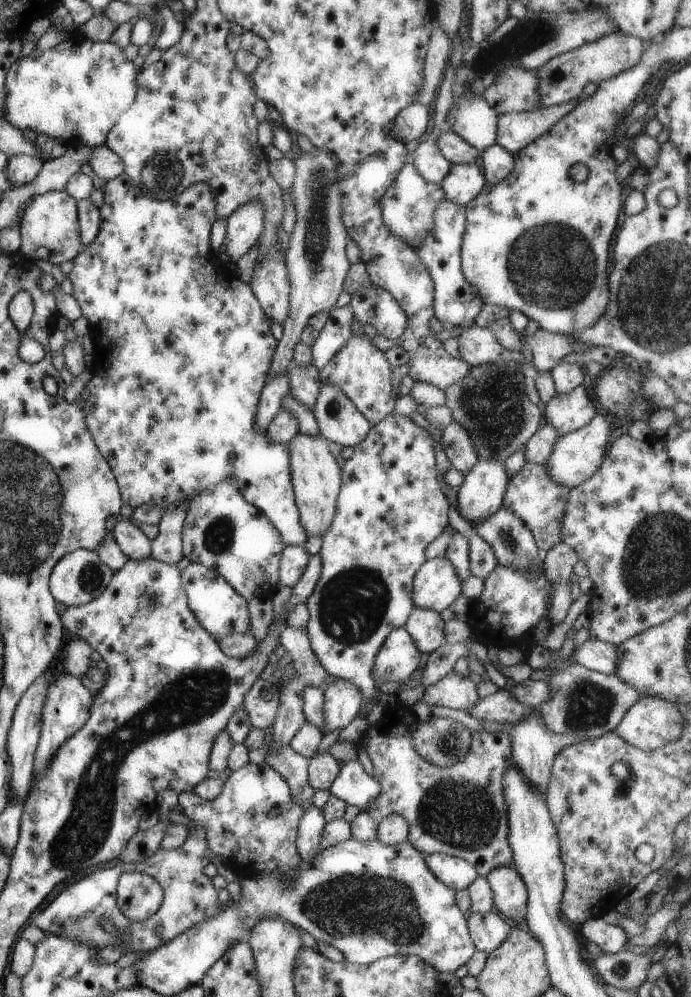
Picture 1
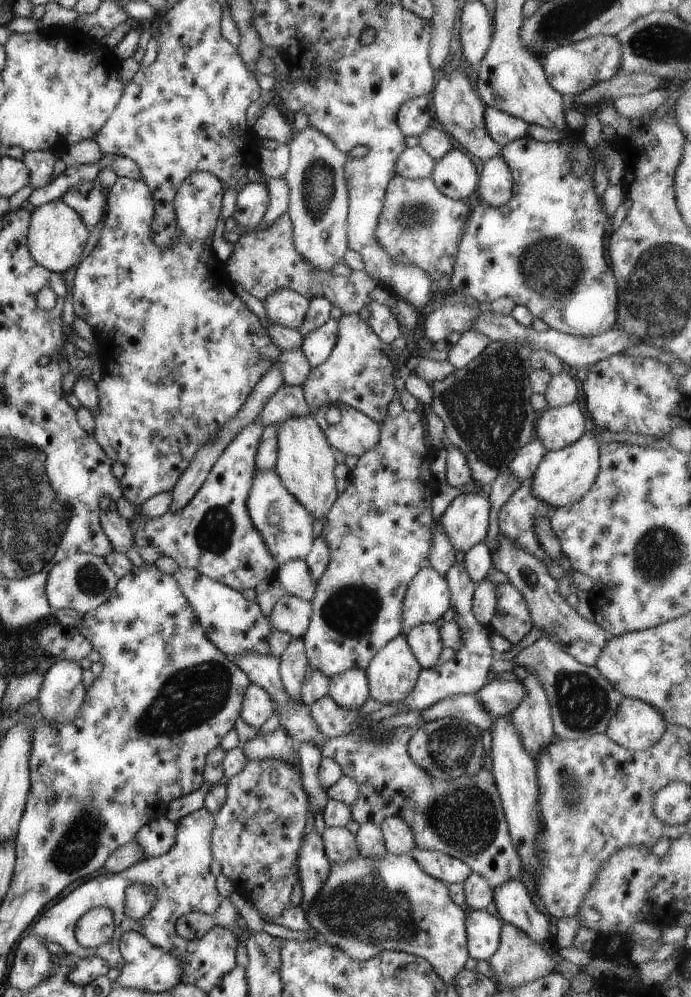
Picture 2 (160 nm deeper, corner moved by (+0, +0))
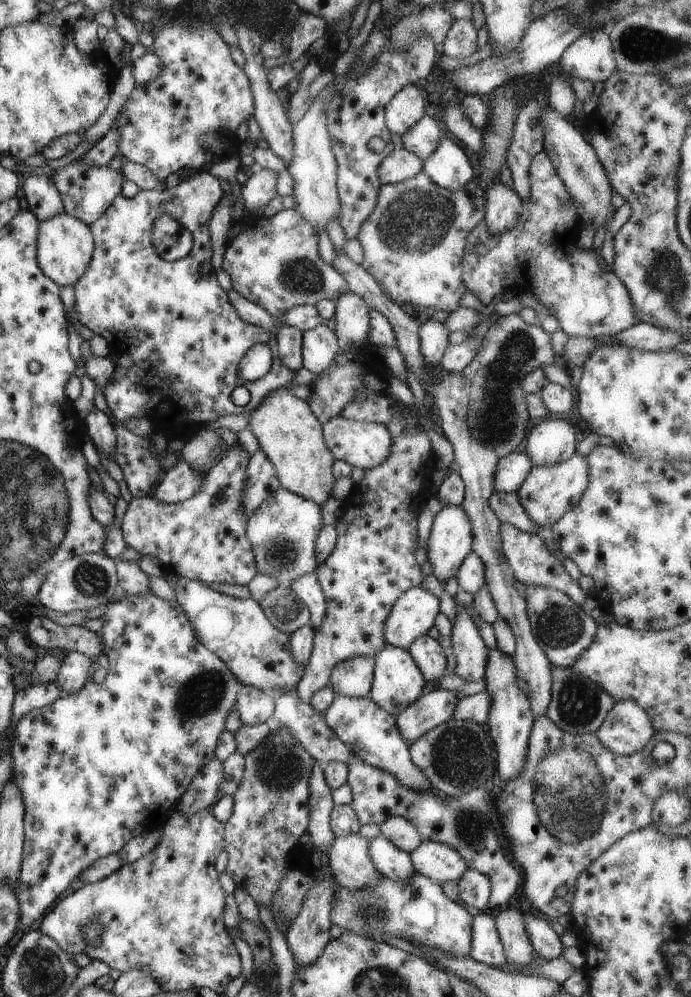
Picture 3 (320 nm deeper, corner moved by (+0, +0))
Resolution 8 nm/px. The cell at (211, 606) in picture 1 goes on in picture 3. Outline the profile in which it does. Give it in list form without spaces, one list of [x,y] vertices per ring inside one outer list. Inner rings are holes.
[[[179,577],[172,589],[176,596],[175,602],[185,613],[196,639],[223,661],[241,684],[265,692],[295,688],[303,676],[306,662],[294,661],[288,643],[289,635],[278,631],[265,618],[257,601],[223,595],[204,583],[185,577]]]

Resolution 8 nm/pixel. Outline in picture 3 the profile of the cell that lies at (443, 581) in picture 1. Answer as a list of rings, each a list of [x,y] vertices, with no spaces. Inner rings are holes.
[[[412,586],[397,598],[384,620],[384,642],[406,649],[417,637],[426,634],[438,612],[439,599],[418,586]]]

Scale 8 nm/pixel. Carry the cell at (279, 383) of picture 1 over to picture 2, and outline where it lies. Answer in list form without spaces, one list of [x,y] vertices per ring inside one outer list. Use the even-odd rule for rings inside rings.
[[[255,418],[244,426],[225,447],[221,456],[213,463],[211,470],[189,499],[189,502],[176,511],[165,511],[157,518],[147,518],[135,508],[130,521],[134,546],[153,547],[162,556],[170,556],[178,567],[196,570],[212,581],[241,592],[245,588],[253,589],[265,576],[274,574],[277,568],[273,557],[268,553],[259,531],[252,525],[246,509],[246,500],[251,488],[252,476],[256,470],[255,453],[258,447],[262,424]]]

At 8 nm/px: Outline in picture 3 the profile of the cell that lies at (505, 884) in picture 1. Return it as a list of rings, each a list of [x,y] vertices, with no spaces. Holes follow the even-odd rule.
[[[523,913],[524,927],[528,932],[531,944],[534,948],[535,958],[550,961],[561,955],[563,945],[549,923],[541,918],[536,918],[529,913]]]

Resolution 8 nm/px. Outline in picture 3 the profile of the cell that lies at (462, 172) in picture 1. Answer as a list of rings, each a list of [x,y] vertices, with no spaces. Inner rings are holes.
[[[444,135],[435,150],[422,160],[421,172],[436,185],[452,191],[474,178],[467,156],[455,142],[446,139]]]

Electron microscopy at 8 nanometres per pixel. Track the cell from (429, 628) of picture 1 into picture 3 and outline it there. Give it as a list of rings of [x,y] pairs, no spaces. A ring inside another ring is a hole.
[[[428,635],[417,637],[406,648],[426,682],[435,681],[445,673],[445,649]]]

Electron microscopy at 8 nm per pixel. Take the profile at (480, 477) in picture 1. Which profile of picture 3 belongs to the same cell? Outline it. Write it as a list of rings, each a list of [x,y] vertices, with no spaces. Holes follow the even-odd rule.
[[[445,505],[439,509],[432,520],[428,536],[428,547],[421,553],[424,566],[440,584],[454,578],[461,562],[471,552],[471,525],[460,506]]]

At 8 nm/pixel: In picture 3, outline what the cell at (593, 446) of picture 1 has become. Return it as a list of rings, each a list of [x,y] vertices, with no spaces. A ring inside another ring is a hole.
[[[573,453],[566,461],[556,465],[531,467],[530,473],[516,490],[516,495],[527,518],[530,518],[537,527],[543,529],[543,532],[549,532],[550,526],[576,505],[587,481],[585,457]]]

